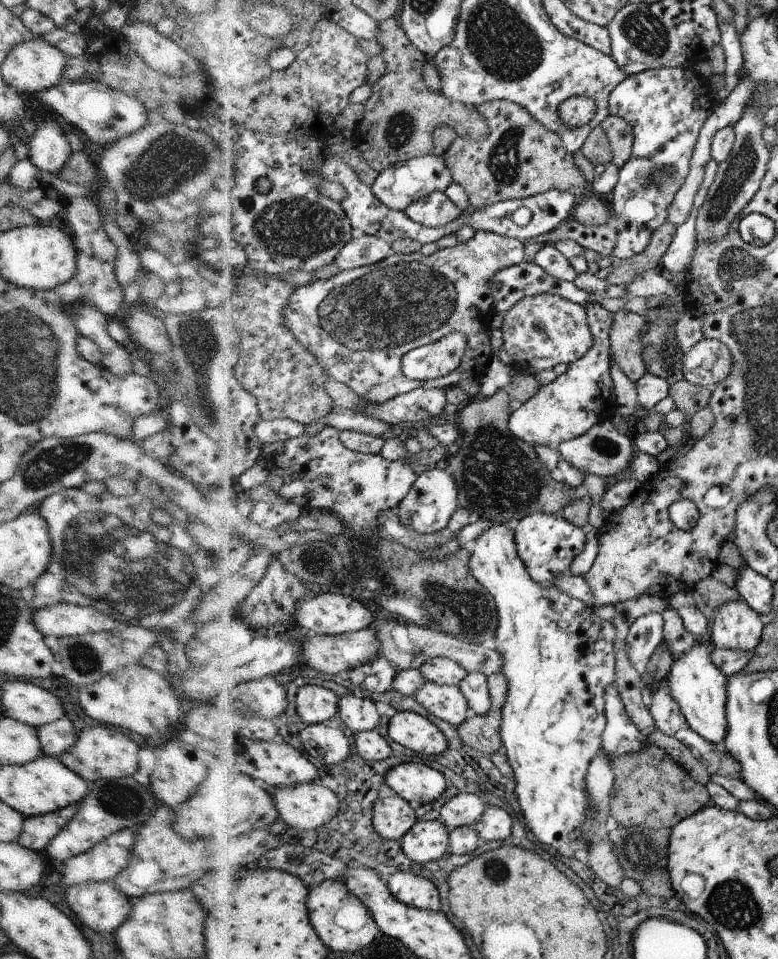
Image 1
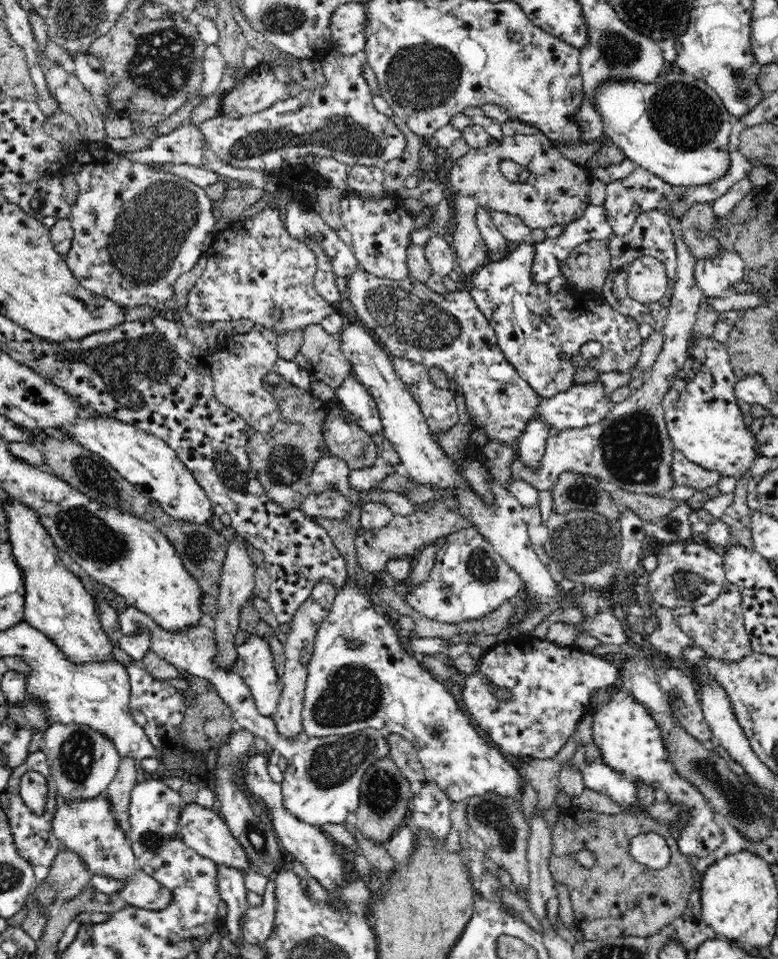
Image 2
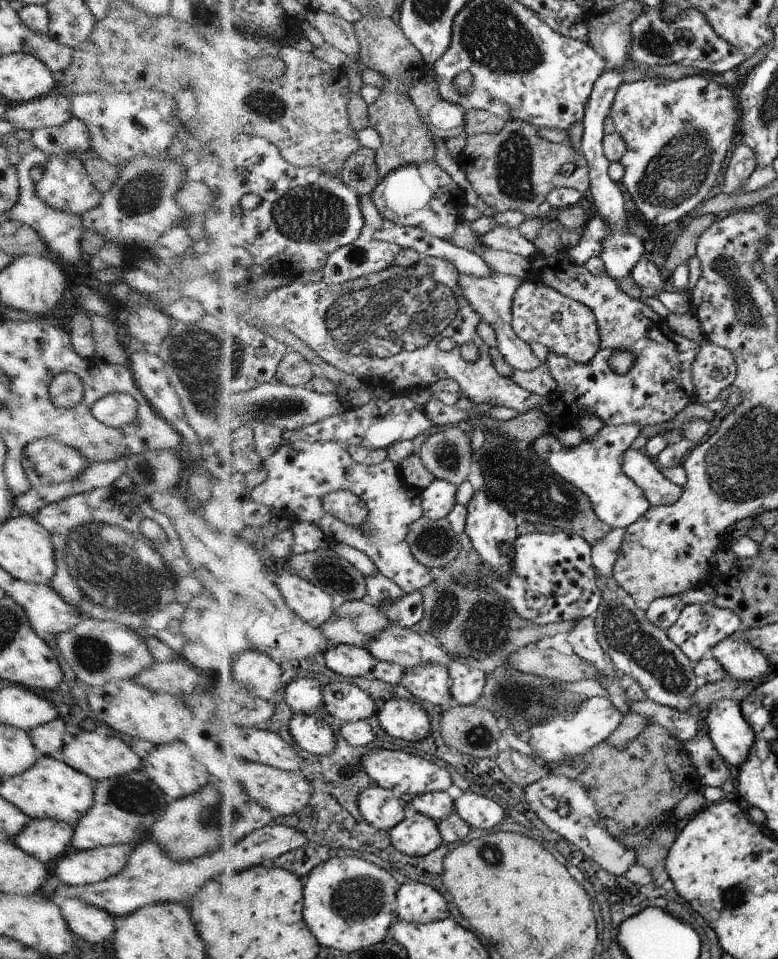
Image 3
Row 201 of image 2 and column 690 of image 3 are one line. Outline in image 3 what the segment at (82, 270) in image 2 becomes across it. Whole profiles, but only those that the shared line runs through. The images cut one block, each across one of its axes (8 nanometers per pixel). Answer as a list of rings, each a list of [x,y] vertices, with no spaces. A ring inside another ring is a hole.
[[[692,75],[677,80],[670,80],[665,78],[656,77],[654,79],[644,79],[631,83],[622,83],[617,90],[614,97],[614,104],[610,109],[609,117],[615,124],[615,132],[620,133],[622,138],[625,139],[626,146],[628,147],[625,152],[625,156],[621,158],[622,166],[624,166],[624,176],[622,177],[622,184],[624,188],[628,190],[628,194],[632,196],[633,204],[638,208],[638,212],[642,214],[645,222],[649,225],[664,227],[669,222],[678,222],[685,214],[692,211],[692,208],[700,202],[704,202],[704,196],[712,190],[720,170],[722,170],[722,164],[724,164],[724,156],[726,152],[730,150],[732,142],[734,142],[734,126],[738,122],[738,112],[736,112],[736,98],[734,94],[730,92],[728,86],[722,86],[719,84],[713,75]]]

